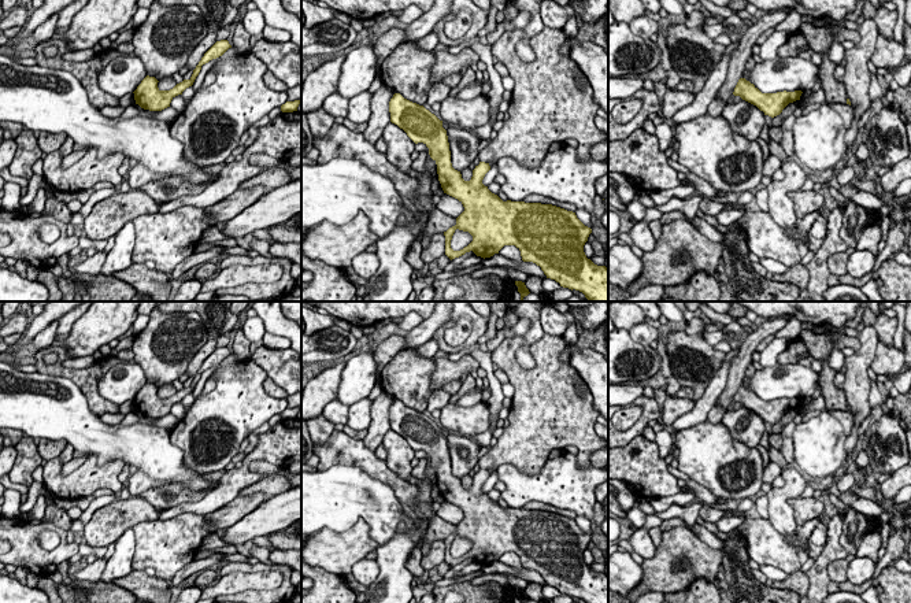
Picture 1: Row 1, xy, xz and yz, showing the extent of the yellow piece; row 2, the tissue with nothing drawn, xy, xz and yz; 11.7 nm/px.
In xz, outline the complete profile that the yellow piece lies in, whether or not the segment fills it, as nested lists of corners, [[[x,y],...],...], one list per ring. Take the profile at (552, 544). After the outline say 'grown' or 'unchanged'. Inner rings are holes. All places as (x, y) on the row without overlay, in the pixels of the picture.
[[[395,400],[389,408],[390,429],[403,436],[415,450],[423,450],[429,455],[430,465],[437,471],[438,488],[444,500],[458,506],[464,518],[456,525],[456,532],[444,539],[445,562],[452,567],[473,558],[477,563],[490,565],[504,552],[515,552],[521,558],[523,569],[533,569],[541,574],[547,585],[555,587],[563,595],[575,596],[585,603],[608,603],[608,576],[597,573],[586,565],[584,552],[592,536],[585,533],[573,518],[541,510],[503,508],[482,491],[490,477],[489,470],[479,469],[473,477],[470,488],[462,485],[460,478],[451,470],[451,458],[447,437],[434,421],[423,413]],[[455,537],[469,539],[473,548],[460,558],[451,555]]]; unchanged

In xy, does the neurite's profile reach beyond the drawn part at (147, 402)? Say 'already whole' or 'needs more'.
already whole

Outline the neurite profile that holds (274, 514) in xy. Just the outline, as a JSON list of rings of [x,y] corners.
[[[301,485],[266,499],[259,507],[227,528],[222,541],[230,545],[285,530],[301,519]]]

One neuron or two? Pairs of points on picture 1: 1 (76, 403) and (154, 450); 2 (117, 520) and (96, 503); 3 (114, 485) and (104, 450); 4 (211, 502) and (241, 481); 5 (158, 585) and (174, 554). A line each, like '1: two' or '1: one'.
1: one
2: two
3: two
4: one
5: two

